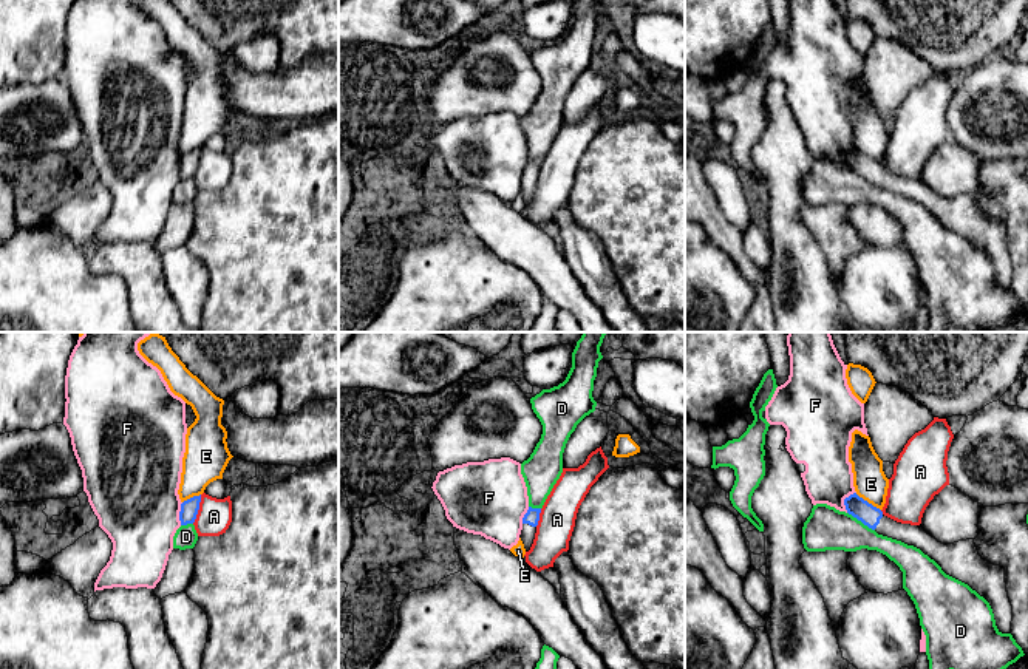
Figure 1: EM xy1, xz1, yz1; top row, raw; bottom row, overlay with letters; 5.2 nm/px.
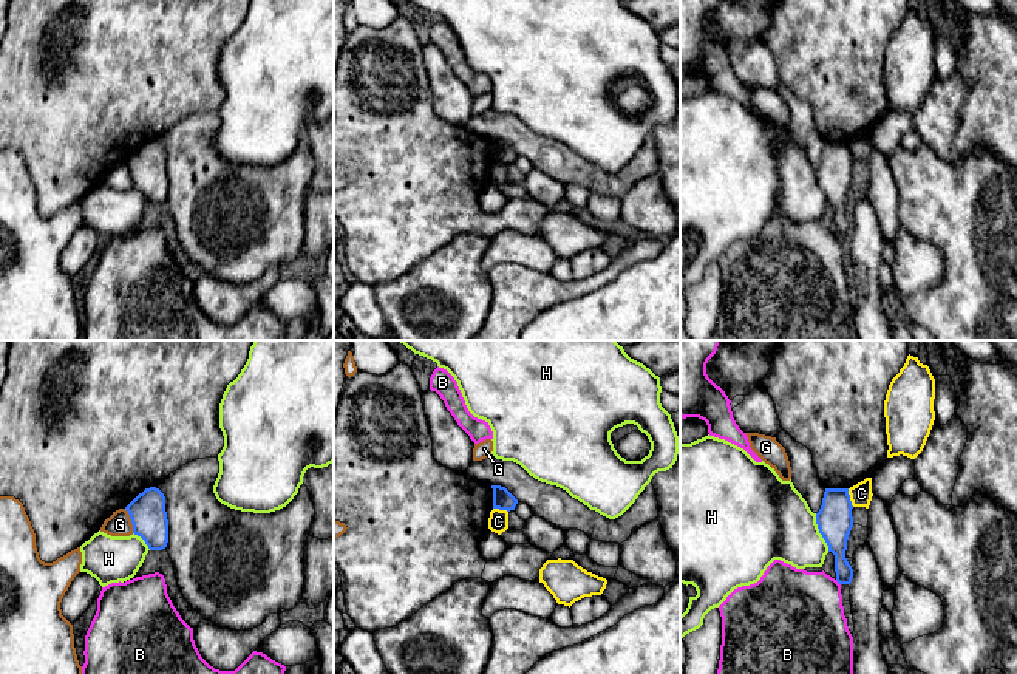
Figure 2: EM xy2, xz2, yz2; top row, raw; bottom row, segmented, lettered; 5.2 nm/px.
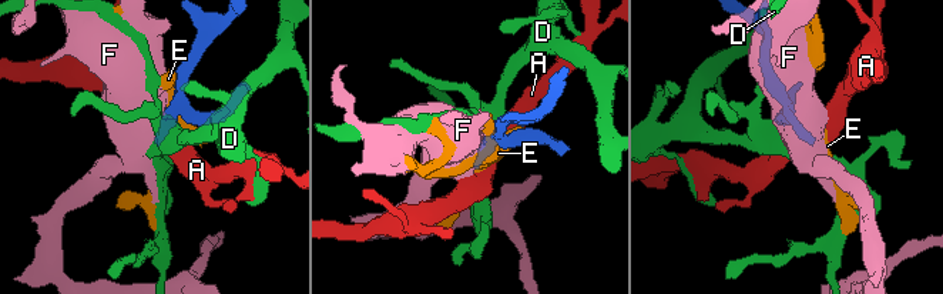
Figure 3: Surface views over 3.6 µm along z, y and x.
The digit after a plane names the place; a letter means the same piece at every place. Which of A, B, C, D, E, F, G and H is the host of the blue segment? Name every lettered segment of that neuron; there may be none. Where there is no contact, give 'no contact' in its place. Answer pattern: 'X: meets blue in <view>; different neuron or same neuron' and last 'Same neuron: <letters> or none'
A: meets blue in xy1; different neuron
B: meets blue in yz2; different neuron
C: meets blue in yz2; different neuron
D: meets blue in yz1; different neuron
E: meets blue in yz1; different neuron
F: meets blue in yz1; different neuron
G: meets blue in xy2; different neuron
H: meets blue in yz2; different neuron
Same neuron: none

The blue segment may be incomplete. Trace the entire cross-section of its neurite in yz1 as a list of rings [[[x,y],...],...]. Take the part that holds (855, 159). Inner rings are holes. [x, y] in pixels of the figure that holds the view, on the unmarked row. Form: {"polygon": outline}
{"polygon": [[[856,147],[846,151],[844,159],[849,168],[878,188],[920,202],[946,229],[968,238],[989,256],[999,286],[1011,287],[1013,260],[1006,246],[1005,222],[985,215],[979,209],[974,193],[941,198],[928,188],[921,179],[901,178],[884,170],[880,162]]]}

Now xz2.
{"polygon": [[[491,139],[493,142],[493,162],[499,164],[515,164],[518,153],[505,142],[501,139]]]}

